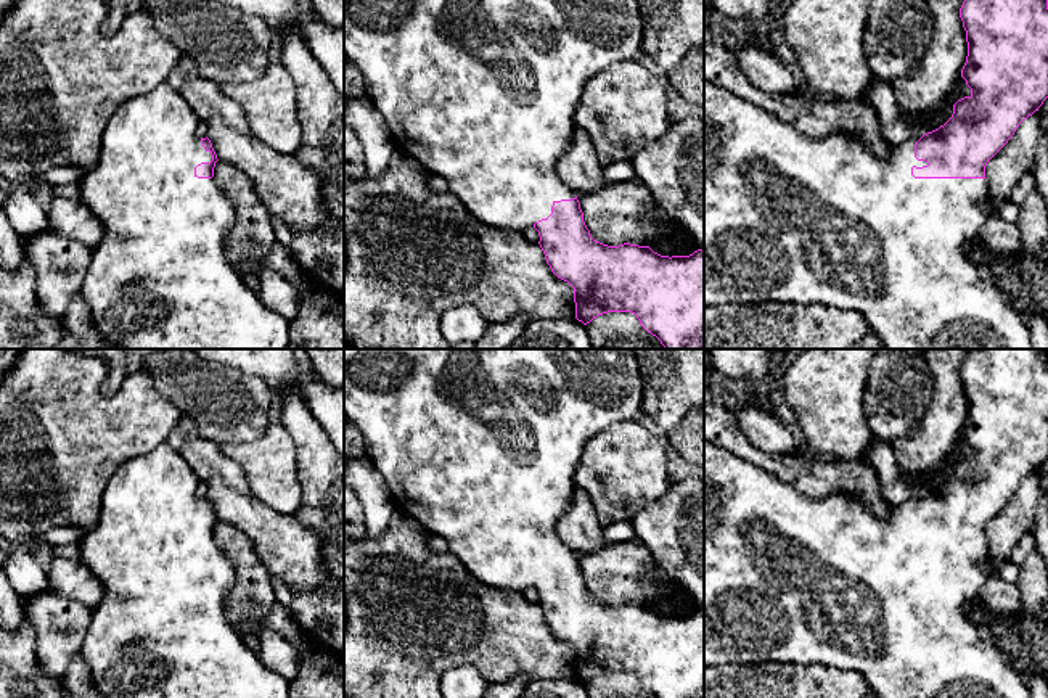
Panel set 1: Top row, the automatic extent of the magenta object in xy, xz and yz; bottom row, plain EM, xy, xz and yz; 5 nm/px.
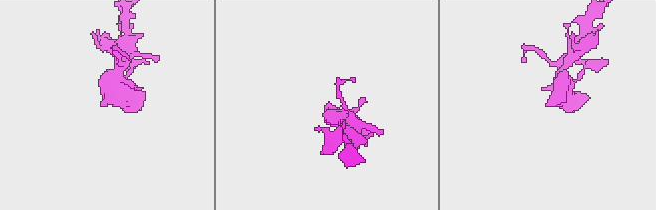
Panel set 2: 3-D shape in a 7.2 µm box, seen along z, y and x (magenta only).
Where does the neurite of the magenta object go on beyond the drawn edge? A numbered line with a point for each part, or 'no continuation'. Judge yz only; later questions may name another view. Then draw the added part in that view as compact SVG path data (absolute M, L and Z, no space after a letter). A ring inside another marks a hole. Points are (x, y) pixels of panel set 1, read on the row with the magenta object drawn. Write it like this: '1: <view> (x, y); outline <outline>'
1: yz (788, 217); outline M960 76L935 111L919 117L903 113L905 121L915 127L915 133L890 145L889 158L879 159L847 133L825 138L807 137L757 105L704 79L704 306L789 302L855 310L866 318L871 333L882 341L884 349L1035 349L1024 317L1011 309L1008 296L998 289L992 272L966 251L968 244L980 236L987 220L985 179L915 179L911 175L913 166L927 166L926 161L915 158L916 142L924 133L944 125L953 114L953 105L964 96L971 96L971 88Z

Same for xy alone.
1: xy (161, 279); outline M167 82L156 88L125 101L108 121L98 162L84 174L79 182L79 204L92 209L104 228L104 238L92 249L92 262L82 283L82 299L90 310L93 326L116 349L288 349L288 320L278 312L268 309L254 289L251 289L241 275L230 264L227 256L227 233L235 224L231 203L212 179L198 179L194 167L201 162L211 162L212 154L206 151L201 138L196 135L199 117L186 100Z

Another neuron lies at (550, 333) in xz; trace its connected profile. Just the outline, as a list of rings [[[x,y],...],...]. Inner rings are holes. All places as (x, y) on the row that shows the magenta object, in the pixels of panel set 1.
[[[572,318],[529,322],[506,349],[592,349],[585,325]]]

